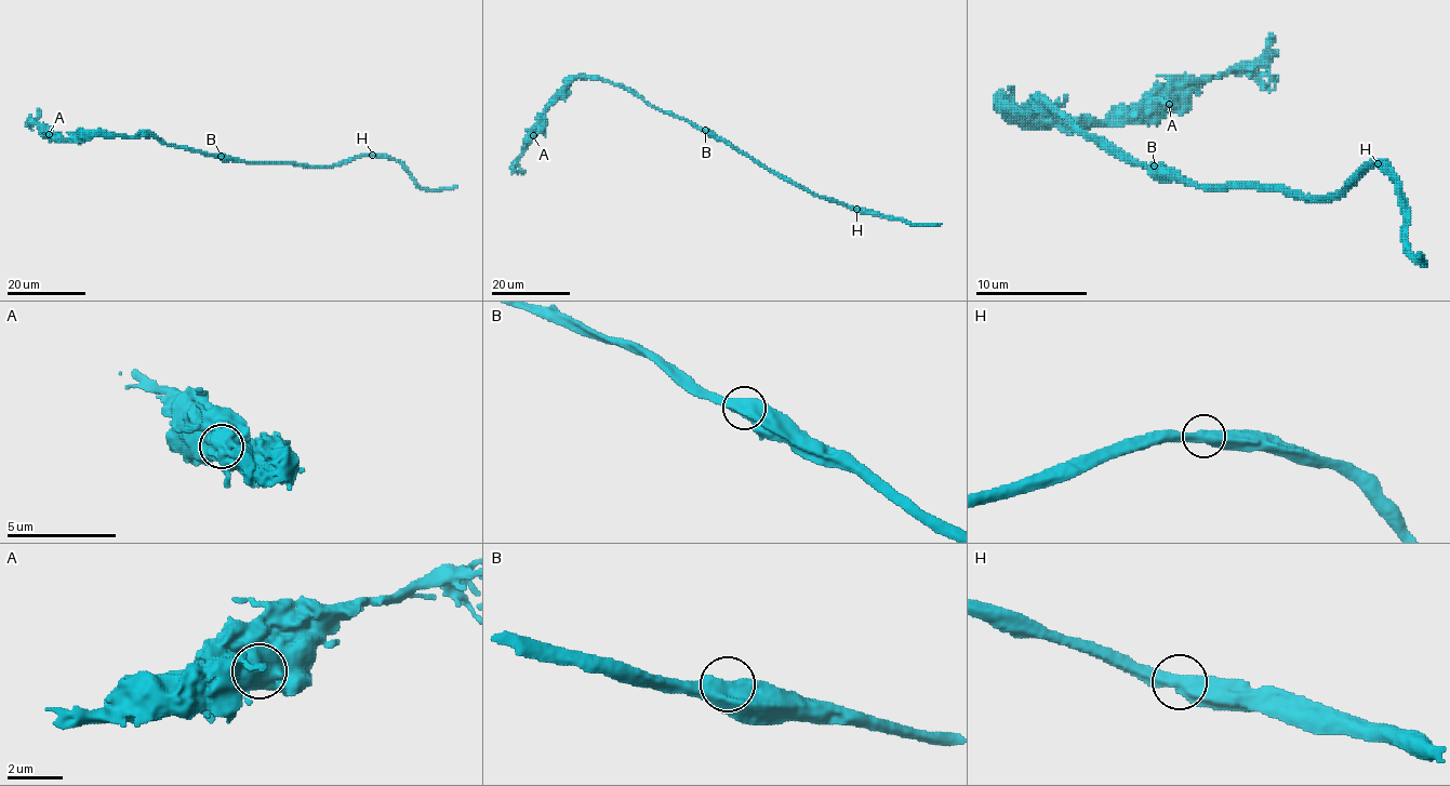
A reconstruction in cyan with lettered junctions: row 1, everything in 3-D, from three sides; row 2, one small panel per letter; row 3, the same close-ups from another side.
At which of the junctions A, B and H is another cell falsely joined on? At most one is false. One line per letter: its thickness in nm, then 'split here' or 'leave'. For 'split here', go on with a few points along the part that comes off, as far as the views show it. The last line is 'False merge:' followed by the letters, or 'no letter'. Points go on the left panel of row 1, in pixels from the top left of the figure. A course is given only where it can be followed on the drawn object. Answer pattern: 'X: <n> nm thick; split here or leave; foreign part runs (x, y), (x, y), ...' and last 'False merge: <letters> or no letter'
A: 1300 nm thick; split here; foreign part runs (49, 133), (61, 140), (74, 140), (81, 136), (83, 128)
B: 600 nm thick; leave
H: 500 nm thick; leave
False merge: A

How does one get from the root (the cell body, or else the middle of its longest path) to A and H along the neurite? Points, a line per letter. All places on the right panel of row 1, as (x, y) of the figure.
A: (1157, 174), (1092, 140), (1055, 111), (1008, 111), (1002, 106), (1013, 115), (1143, 120), (1168, 104)
H: (1157, 174), (1180, 176), (1194, 185), (1264, 185), (1298, 196), (1333, 196), (1361, 168), (1379, 162)

